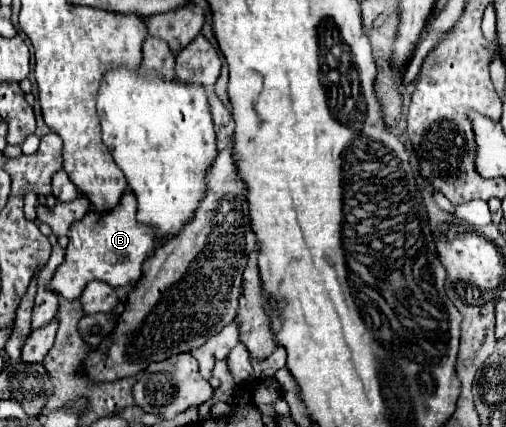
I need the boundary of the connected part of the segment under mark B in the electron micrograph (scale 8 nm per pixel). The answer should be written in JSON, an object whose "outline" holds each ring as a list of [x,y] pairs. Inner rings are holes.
{"outline":[[[132,192],[124,194],[120,204],[108,212],[90,210],[80,222],[74,222],[68,230],[68,246],[64,262],[56,268],[52,280],[48,282],[48,290],[66,298],[80,298],[84,286],[92,280],[100,280],[110,284],[112,288],[120,288],[126,284],[134,284],[140,280],[142,262],[154,252],[156,238],[152,228],[136,222],[136,196]]]}

